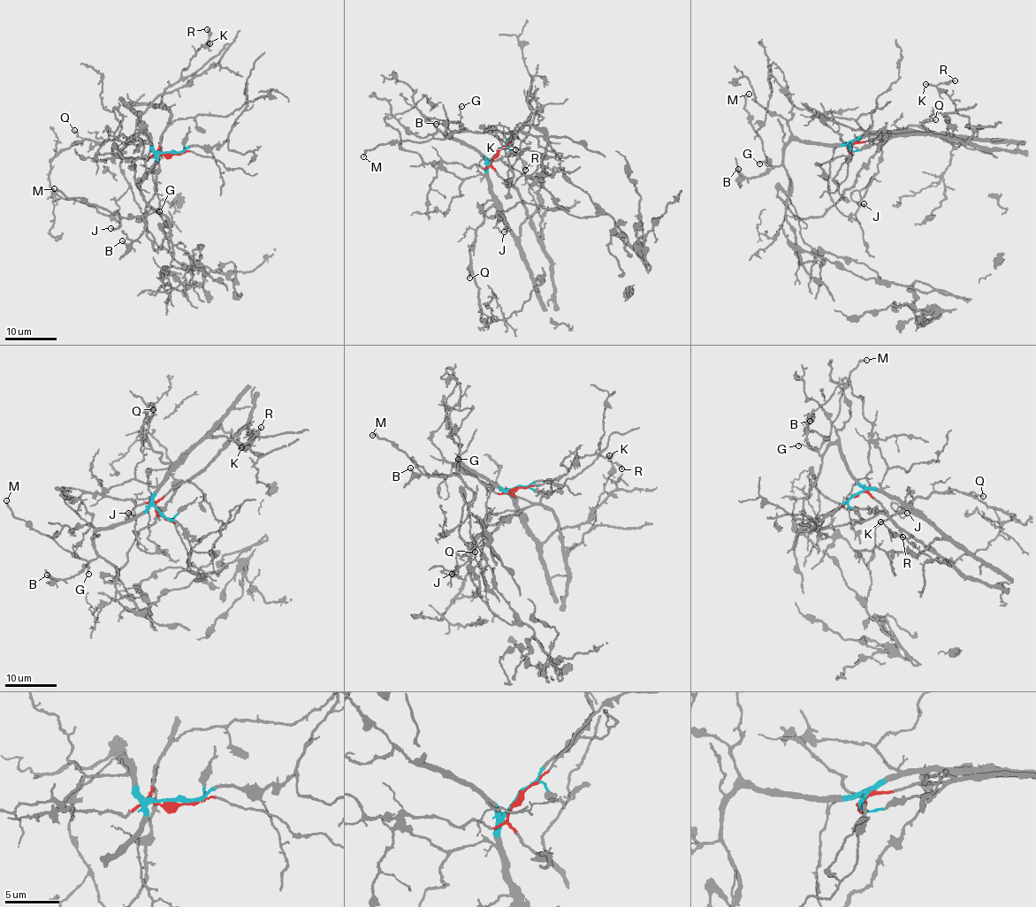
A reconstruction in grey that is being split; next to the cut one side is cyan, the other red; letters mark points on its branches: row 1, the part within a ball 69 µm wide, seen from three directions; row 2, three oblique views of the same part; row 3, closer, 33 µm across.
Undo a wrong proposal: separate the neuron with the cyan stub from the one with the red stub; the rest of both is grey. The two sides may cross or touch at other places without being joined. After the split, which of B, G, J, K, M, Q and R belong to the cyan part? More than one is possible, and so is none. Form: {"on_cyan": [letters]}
{"on_cyan": ["B", "G", "J", "M", "Q"]}

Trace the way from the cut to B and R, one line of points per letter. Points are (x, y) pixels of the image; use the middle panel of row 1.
B: (496, 155), (488, 162), (477, 152), (453, 137), (453, 133), (466, 129), (459, 124), (435, 124)
R: (496, 155), (491, 167), (518, 192), (530, 226), (540, 239), (542, 219), (529, 194), (521, 160), (525, 171)

